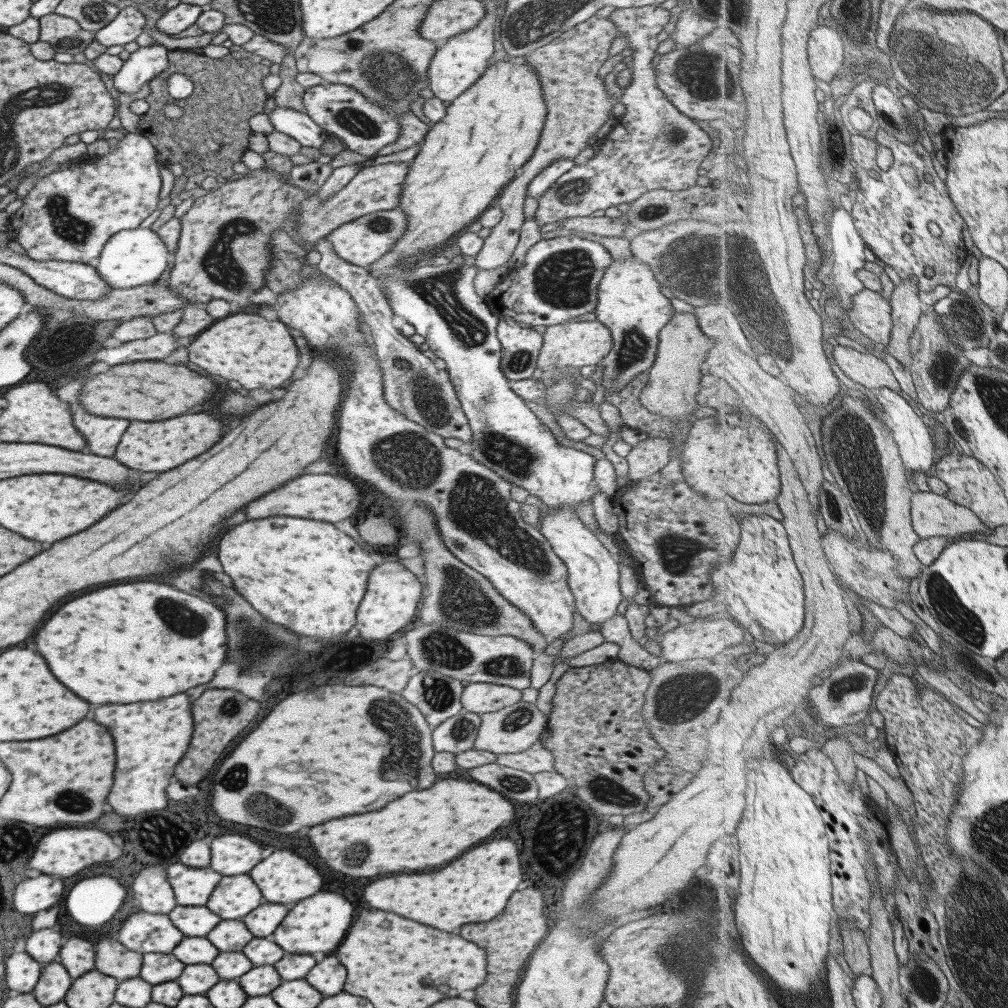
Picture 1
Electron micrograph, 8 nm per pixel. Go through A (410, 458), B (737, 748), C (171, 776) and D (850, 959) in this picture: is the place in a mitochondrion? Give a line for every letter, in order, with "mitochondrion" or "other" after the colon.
A: mitochondrion
B: other
C: other
D: other

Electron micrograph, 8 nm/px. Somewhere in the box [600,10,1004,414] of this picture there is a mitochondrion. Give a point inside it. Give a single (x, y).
(968, 84)

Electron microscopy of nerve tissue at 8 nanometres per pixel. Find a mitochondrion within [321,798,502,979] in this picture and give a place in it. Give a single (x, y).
(358, 852)

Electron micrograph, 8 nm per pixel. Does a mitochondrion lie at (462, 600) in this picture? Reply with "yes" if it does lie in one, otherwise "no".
yes

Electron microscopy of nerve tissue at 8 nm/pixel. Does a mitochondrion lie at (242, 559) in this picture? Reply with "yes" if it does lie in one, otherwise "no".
no

